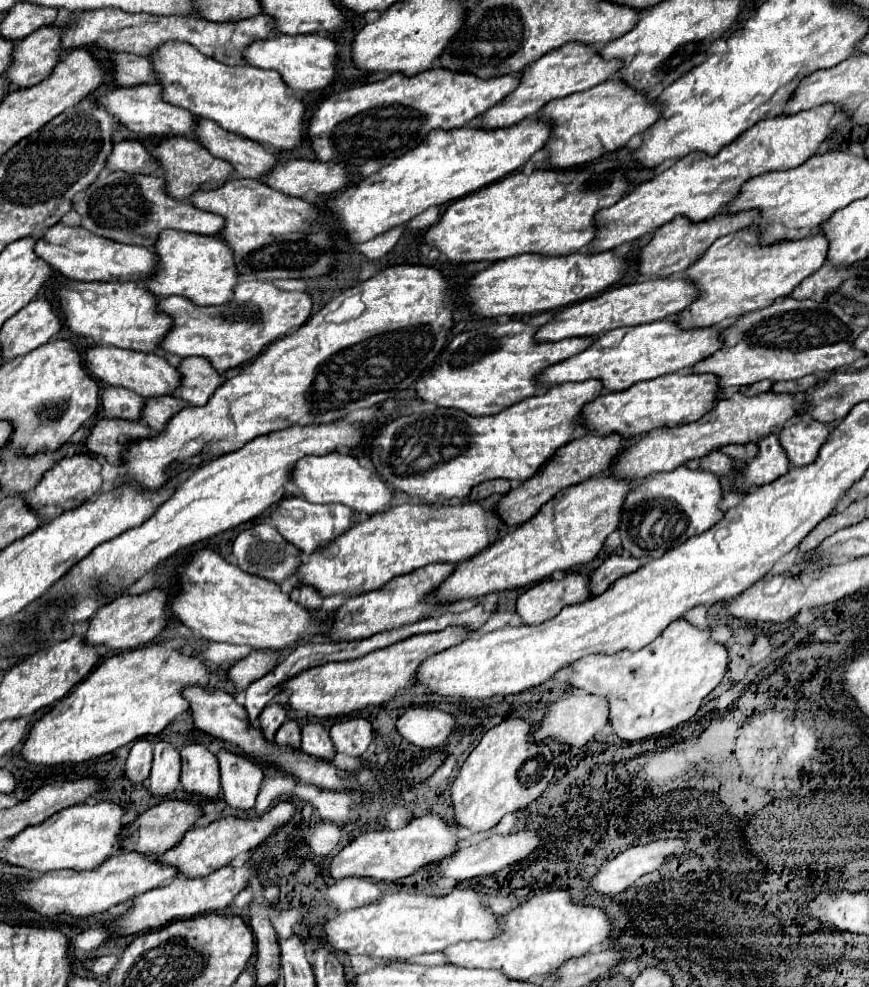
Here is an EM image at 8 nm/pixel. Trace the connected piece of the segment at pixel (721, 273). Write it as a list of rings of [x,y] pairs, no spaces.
[[[754,227],[724,235],[716,239],[706,253],[690,265],[690,269],[686,269],[686,279],[696,285],[698,297],[692,305],[688,305],[688,309],[678,313],[676,323],[682,329],[714,327],[726,319],[738,317],[738,313],[772,305],[776,299],[788,297],[796,285],[816,273],[824,265],[826,253],[828,239],[822,233],[798,241],[780,241],[768,247],[758,243]]]

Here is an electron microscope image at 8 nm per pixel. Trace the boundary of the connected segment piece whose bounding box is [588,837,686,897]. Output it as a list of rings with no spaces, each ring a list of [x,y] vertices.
[[[676,837],[676,839],[660,839],[660,841],[654,841],[654,843],[648,843],[644,847],[632,847],[632,849],[626,849],[622,855],[606,861],[600,871],[588,881],[590,889],[592,889],[592,895],[618,895],[622,893],[624,889],[632,887],[636,879],[640,879],[642,875],[646,873],[652,873],[656,871],[662,863],[666,863],[670,857],[674,855],[680,855],[684,851],[684,839],[682,837]]]

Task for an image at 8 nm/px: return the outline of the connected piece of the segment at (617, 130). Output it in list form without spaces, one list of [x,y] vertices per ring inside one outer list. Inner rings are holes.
[[[616,79],[562,99],[554,99],[542,107],[538,117],[552,125],[550,137],[544,145],[550,153],[550,165],[556,169],[570,169],[624,147],[634,135],[644,133],[658,121],[660,109],[654,101],[646,101],[644,93],[628,89]]]

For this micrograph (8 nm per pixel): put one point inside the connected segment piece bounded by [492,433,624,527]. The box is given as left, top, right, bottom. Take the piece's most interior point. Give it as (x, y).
(591, 454)

